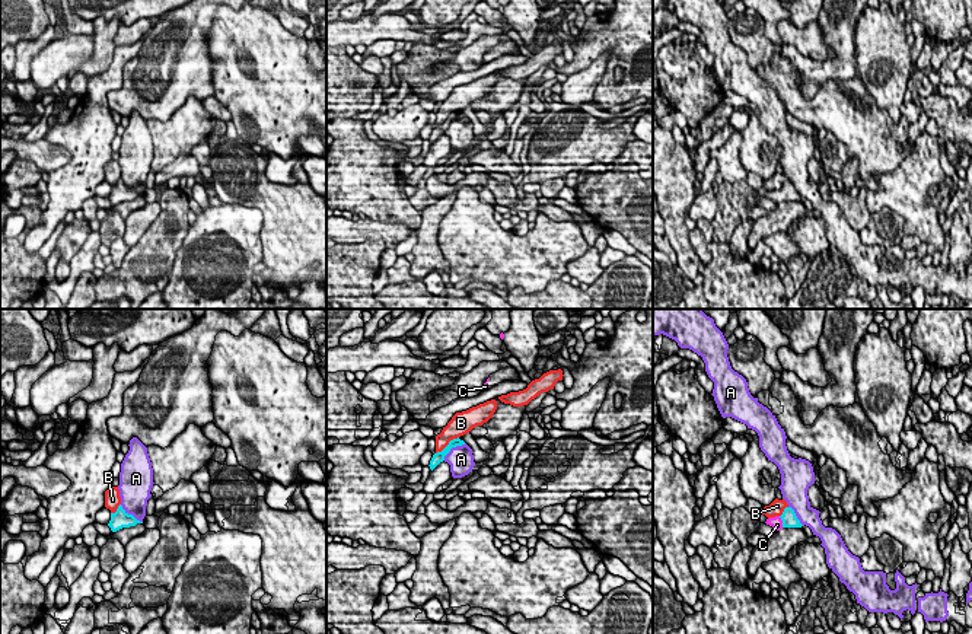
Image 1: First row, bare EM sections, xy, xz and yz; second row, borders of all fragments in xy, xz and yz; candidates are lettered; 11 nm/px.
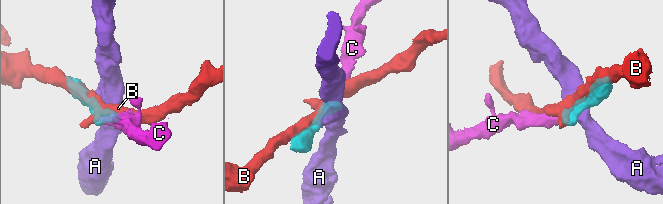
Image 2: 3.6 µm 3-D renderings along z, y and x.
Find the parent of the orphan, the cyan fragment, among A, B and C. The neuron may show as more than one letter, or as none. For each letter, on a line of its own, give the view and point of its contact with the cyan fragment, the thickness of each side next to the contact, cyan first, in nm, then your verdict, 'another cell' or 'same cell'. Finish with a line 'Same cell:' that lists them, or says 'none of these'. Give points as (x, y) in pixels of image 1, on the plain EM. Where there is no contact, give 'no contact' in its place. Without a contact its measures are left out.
A: xz (452, 120) | 120/280 nm | another cell
B: xz (448, 118) | 120/220 nm | another cell
C: yz (783, 196) | 170/130 nm | same cell
Same cell: C

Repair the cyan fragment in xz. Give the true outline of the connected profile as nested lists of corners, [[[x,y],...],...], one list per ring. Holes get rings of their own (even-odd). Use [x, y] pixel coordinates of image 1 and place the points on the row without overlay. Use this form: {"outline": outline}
{"outline": [[[459,111],[450,114],[449,118],[442,125],[437,125],[433,128],[430,138],[428,138],[430,143],[433,144],[440,136],[443,136],[444,130],[450,125],[452,121],[462,120],[462,118],[465,118],[465,115],[460,114]]]}

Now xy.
{"outline": [[[119,178],[115,187],[111,187],[111,194],[108,200],[112,206],[117,206],[122,201],[136,200],[137,197],[143,197],[137,194],[133,188],[128,188],[122,179]]]}

